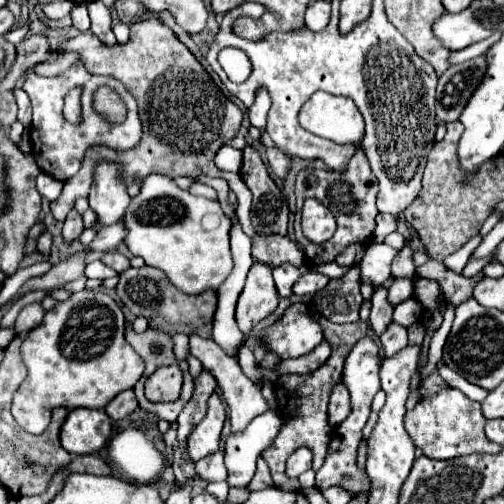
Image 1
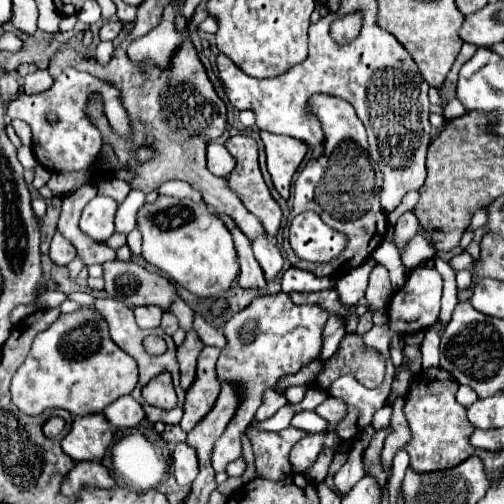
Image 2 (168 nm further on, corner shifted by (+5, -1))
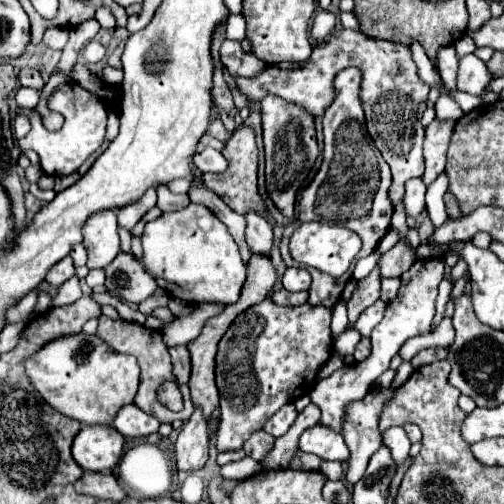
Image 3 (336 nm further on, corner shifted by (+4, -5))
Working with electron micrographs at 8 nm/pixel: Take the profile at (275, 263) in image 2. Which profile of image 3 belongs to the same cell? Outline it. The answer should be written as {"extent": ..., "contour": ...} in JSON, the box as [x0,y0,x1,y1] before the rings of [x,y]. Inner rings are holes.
{"extent":[246,212,272,254],"contour":[[[246,212],[246,242],[252,252],[270,254],[272,248],[272,226],[260,212]]]}

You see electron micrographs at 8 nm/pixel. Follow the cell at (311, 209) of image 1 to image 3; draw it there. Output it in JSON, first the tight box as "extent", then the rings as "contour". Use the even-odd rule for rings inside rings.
{"extent":[290,222,361,278],"contour":[[[318,222],[302,224],[292,234],[292,240],[290,240],[290,252],[292,252],[294,260],[298,260],[306,266],[314,266],[314,268],[318,268],[318,270],[322,270],[334,278],[342,276],[348,270],[361,246],[361,239],[352,230],[342,228],[342,226],[326,226],[326,224],[318,224]]]}

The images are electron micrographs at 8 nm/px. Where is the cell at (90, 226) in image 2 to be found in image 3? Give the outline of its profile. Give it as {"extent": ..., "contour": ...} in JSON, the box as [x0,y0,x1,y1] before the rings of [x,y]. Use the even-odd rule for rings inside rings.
{"extent":[84,210,120,268],"contour":[[[104,210],[102,214],[94,214],[90,222],[86,222],[84,234],[84,248],[88,252],[86,266],[106,268],[120,252],[120,238],[118,238],[118,224],[116,214]]]}

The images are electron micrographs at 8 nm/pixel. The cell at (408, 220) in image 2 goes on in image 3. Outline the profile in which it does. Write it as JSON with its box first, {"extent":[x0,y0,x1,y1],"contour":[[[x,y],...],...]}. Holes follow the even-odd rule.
{"extent":[404,178,426,218],"contour":[[[412,178],[406,182],[406,194],[404,194],[404,204],[406,204],[406,214],[416,218],[424,212],[426,202],[424,202],[424,194],[426,194],[426,184],[422,182],[422,178]]]}

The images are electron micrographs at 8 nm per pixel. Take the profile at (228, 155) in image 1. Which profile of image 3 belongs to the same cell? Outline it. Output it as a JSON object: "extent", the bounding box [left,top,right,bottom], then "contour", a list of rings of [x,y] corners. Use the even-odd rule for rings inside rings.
{"extent":[194,148,226,172],"contour":[[[206,148],[204,152],[194,156],[194,168],[198,168],[200,172],[222,172],[226,170],[226,160],[218,150]]]}

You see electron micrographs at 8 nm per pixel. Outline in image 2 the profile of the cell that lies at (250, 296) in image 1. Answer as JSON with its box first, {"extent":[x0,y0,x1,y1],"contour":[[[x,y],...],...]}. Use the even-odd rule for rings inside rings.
{"extent":[223,216,265,288],"contour":[[[223,216],[223,222],[227,224],[227,228],[233,232],[235,238],[235,248],[239,254],[239,264],[241,264],[241,272],[239,272],[239,286],[241,288],[265,288],[265,276],[263,270],[259,266],[259,262],[253,258],[253,248],[251,242],[239,232],[239,228],[235,226],[235,222],[231,218]]]}

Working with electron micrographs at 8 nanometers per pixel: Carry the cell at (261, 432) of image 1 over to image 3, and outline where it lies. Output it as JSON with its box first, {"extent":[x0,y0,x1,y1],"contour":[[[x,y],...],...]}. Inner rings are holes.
{"extent":[220,458,262,480],"contour":[[[244,458],[240,462],[232,462],[232,464],[226,464],[220,468],[222,476],[230,478],[230,480],[244,480],[244,478],[250,478],[252,474],[258,474],[262,470],[260,462],[256,462],[254,458]]]}

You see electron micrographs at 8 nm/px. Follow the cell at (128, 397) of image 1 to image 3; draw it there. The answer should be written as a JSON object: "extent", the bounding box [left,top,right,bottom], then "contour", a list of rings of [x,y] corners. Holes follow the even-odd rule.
{"extent":[112,404,160,438],"contour":[[[128,404],[124,406],[114,424],[112,424],[122,436],[130,436],[130,438],[138,438],[138,436],[148,436],[152,432],[158,432],[160,428],[160,420],[154,418],[152,414],[142,412],[136,404]]]}

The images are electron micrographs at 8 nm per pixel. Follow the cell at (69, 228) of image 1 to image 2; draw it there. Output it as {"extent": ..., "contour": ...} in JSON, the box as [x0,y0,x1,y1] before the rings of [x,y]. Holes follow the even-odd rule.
{"extent":[49,230,77,266],"contour":[[[57,230],[55,236],[53,236],[53,240],[51,240],[51,250],[49,250],[51,260],[55,264],[59,264],[59,266],[67,266],[75,258],[75,254],[77,254],[75,246]]]}

